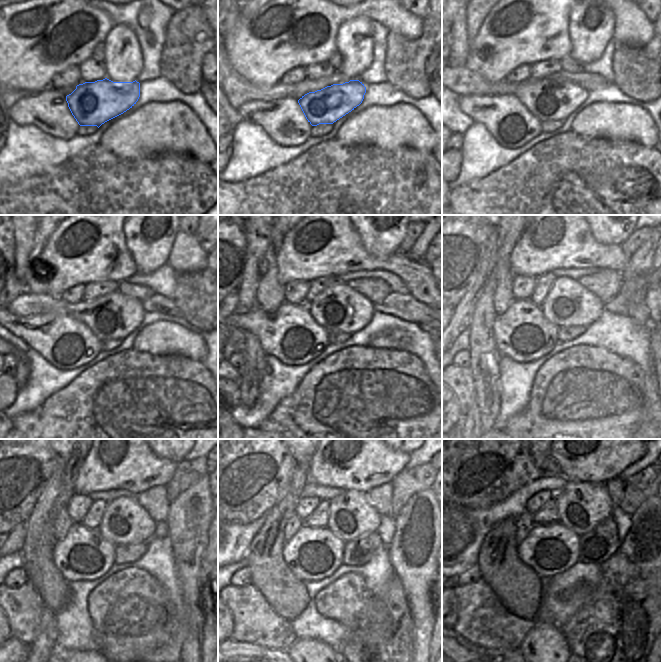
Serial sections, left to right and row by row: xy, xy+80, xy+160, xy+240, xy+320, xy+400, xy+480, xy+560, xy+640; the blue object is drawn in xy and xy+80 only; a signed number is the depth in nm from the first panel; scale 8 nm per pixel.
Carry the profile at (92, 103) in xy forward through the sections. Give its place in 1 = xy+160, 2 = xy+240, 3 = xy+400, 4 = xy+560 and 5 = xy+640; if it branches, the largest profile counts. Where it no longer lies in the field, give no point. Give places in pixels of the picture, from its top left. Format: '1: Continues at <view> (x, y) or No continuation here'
1: Continues at xy+160 (547, 99)
2: Continues at xy+240 (114, 315)
3: Continues at xy+400 (568, 303)
4: Continues at xy+560 (350, 516)
5: Continues at xy+640 (581, 505)

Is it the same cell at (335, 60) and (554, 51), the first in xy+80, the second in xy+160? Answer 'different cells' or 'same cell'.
different cells

